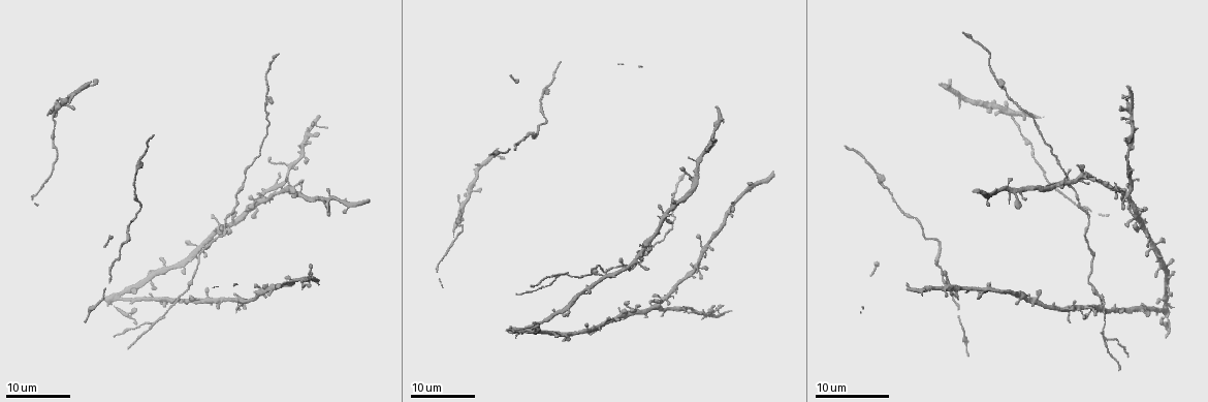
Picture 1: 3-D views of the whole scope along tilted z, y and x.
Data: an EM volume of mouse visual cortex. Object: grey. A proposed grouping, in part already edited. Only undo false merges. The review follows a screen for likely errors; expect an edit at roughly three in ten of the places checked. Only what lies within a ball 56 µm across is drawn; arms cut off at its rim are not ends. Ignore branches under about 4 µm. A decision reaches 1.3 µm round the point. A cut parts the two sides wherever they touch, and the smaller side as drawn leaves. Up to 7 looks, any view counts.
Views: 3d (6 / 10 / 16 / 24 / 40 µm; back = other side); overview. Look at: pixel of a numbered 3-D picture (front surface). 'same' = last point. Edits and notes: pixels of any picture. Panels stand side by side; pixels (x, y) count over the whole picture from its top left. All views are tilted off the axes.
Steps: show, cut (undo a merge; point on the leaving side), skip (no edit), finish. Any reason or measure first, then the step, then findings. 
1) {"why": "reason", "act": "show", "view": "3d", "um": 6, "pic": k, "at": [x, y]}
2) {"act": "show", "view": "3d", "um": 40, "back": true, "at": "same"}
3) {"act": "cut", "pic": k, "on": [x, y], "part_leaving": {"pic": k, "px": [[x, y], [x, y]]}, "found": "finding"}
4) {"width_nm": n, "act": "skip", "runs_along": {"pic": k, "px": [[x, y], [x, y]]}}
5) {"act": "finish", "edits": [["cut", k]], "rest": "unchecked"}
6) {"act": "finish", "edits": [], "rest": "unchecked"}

{"why": "four or more arms meet", "act": "show", "view": "3d", "um": 16, "pic": 1, "at": [704, 247]}

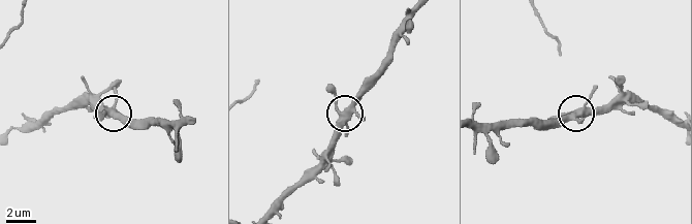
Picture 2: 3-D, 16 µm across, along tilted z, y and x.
{"why": "zoom in", "act": "show", "view": "3d", "um": 10, "pic": 2, "at": [345, 112]}

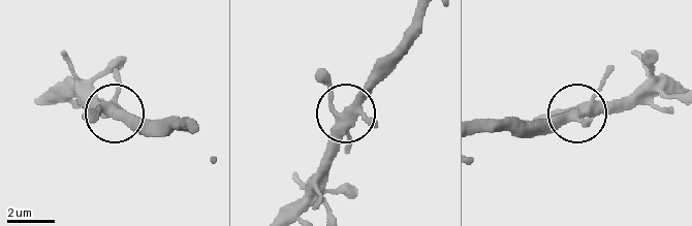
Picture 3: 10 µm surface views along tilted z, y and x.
{"act": "skip", "runs_along": {"pic": 3, "px": [[287, 212], [324, 157], [342, 118], [318, 69]]}, "found": "all the same neuron"}

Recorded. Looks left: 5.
{"why": "calibre changes", "act": "show", "view": "3d", "um": 16, "pic": 1, "at": [531, 133]}

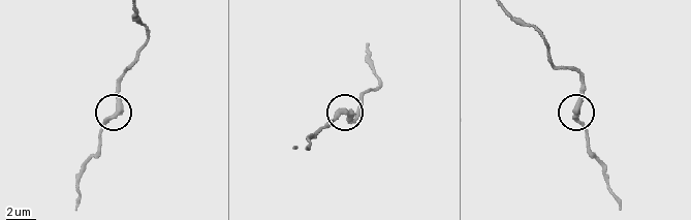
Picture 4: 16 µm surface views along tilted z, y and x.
{"act": "show", "view": "3d", "um": 10, "pic": 4, "at": [343, 113]}

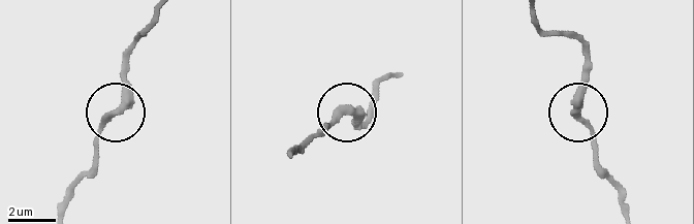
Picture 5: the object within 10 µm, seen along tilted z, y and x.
{"act": "skip", "found": "all the same neuron"}

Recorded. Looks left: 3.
{"act": "show", "view": "3d", "um": 16, "pic": 1, "at": [141, 159]}

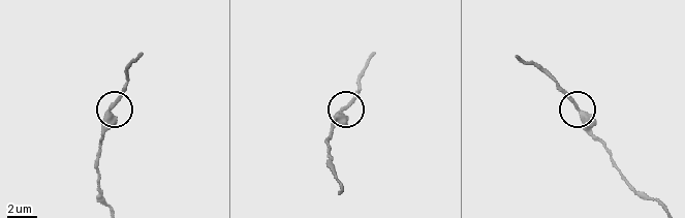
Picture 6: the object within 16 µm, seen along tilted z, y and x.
{"act": "show", "view": "3d", "um": 6, "pic": 6, "at": [578, 109]}

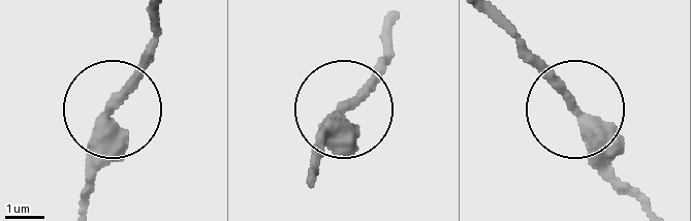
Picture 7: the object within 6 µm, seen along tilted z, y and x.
{"width_nm": 290, "act": "skip", "found": "continuous, no second neuron"}

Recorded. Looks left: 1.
{"act": "finish", "edits": [], "rest": "unchecked"}

